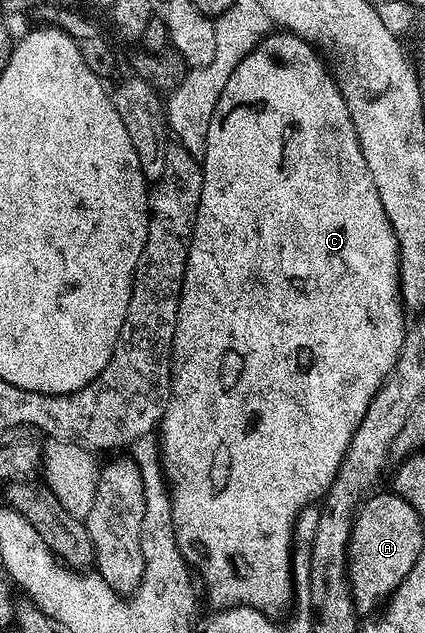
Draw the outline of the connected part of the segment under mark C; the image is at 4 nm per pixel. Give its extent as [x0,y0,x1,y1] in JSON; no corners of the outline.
[158,30,406,613]

